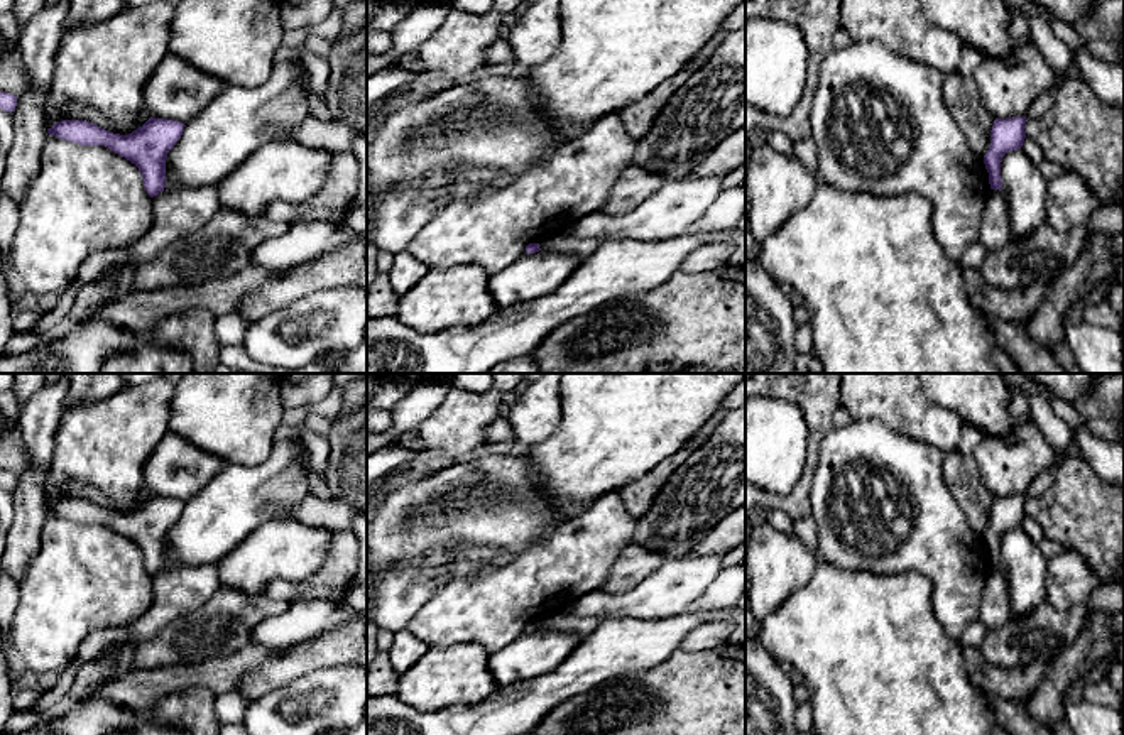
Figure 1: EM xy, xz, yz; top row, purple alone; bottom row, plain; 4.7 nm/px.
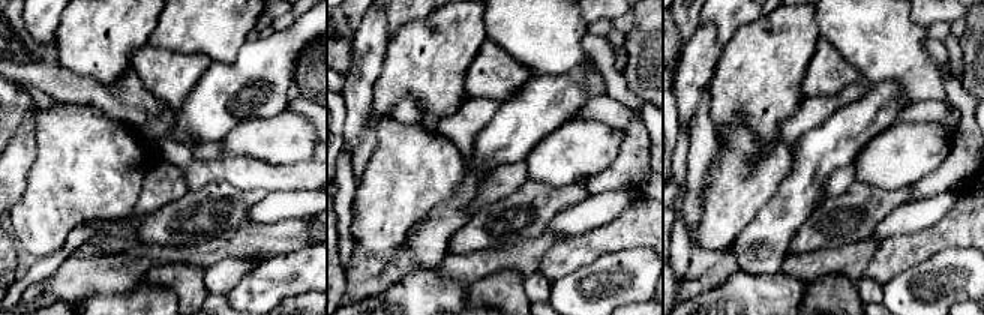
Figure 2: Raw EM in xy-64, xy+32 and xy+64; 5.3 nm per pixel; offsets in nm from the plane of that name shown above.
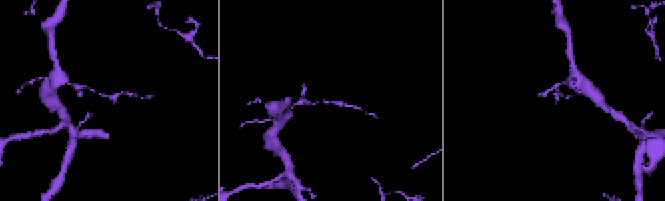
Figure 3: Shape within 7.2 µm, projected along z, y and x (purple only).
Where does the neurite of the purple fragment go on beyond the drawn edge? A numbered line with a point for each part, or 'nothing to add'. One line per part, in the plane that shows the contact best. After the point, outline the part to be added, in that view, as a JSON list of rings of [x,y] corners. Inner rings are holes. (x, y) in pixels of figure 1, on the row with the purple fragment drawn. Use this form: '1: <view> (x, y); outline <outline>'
nothing to add

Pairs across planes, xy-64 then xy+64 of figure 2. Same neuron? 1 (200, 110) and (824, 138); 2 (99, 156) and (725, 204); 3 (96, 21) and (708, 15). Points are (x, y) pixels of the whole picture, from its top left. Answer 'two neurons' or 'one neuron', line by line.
1: one neuron
2: one neuron
3: two neurons

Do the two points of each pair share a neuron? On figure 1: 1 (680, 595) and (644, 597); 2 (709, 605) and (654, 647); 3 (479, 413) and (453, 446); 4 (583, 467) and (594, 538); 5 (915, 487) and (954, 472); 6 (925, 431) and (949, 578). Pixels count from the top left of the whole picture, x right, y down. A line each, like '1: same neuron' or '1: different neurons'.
1: same neuron
2: same neuron
3: same neuron
4: different neurons
5: different neurons
6: different neurons

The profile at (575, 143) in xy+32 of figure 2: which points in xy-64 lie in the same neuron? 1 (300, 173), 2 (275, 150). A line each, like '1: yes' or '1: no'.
1: no
2: yes

